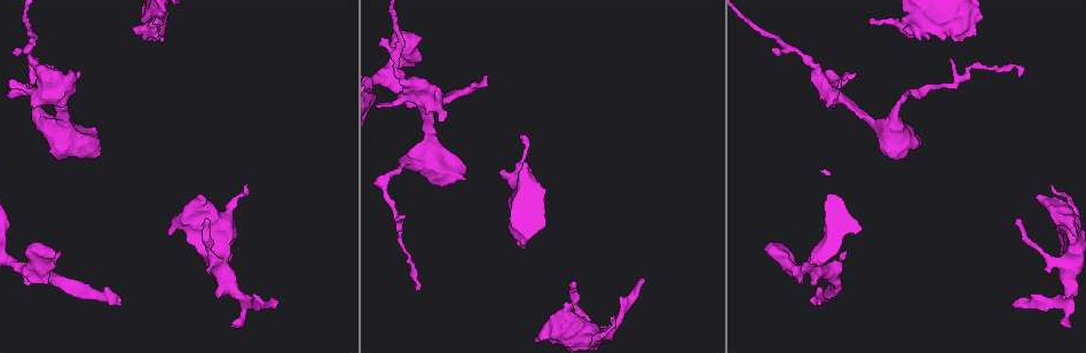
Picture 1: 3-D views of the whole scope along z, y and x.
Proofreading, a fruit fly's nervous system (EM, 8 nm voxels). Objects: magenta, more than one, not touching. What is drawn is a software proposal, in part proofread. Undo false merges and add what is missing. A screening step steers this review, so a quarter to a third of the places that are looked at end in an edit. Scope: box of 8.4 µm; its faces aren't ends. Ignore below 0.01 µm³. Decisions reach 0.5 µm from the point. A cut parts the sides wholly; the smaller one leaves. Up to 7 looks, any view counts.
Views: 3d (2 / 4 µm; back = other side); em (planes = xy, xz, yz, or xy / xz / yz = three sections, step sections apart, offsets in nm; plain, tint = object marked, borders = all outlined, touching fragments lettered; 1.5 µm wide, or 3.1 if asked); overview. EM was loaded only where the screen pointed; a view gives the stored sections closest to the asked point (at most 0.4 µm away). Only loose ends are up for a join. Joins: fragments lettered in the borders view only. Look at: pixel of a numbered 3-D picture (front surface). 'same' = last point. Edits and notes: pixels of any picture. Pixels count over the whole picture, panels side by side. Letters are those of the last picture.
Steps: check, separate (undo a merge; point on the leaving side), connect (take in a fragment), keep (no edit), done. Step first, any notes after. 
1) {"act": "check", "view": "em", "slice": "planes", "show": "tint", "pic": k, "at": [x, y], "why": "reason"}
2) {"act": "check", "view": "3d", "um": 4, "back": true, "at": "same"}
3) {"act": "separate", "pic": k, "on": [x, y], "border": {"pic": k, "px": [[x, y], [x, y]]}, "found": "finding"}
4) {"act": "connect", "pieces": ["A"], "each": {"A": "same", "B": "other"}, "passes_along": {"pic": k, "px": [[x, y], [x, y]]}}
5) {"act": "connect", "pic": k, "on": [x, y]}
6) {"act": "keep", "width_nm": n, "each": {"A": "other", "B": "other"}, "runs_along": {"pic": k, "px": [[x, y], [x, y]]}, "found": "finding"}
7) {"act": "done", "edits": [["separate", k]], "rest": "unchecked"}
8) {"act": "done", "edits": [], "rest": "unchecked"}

{"act": "check", "view": "em", "slice": "xz", "step": 4, "show": "borders", "pic": 1, "at": [411, 67], "why": "an open end"}

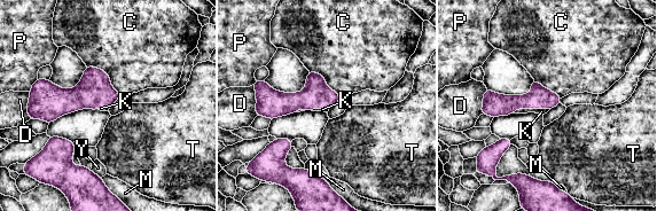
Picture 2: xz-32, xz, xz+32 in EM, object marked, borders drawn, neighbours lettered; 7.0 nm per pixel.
{"act": "connect", "pieces": ["K"], "longest_contact_nm": ["C", 320], "each": {"C": "other", "D": "other", "K": "same", "M": "other", "P": "other", "T": "other", "Y": "other"}, "found": "the cell continues"}

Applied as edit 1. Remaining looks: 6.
{"act": "check", "view": "overview", "why": "redraw"}

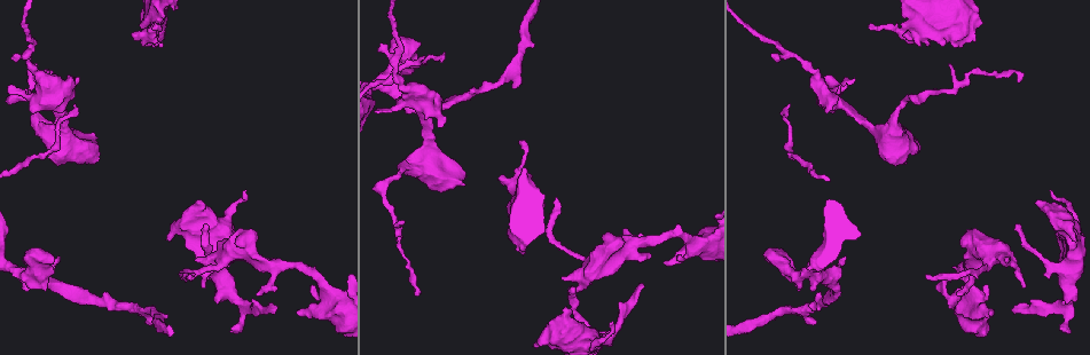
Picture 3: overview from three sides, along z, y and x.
{"act": "check", "view": "em", "slice": "planes", "show": "borders", "pic": 3, "at": [95, 163], "why": "thick end"}

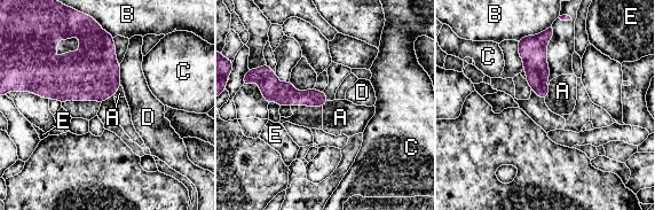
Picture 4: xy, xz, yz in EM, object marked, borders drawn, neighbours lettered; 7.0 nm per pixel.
{"act": "connect", "pieces": ["A"], "longest_contact_nm": ["B", 260], "each": {"A": "same", "B": "other", "C": "other", "D": "other", "E": "other"}, "found": "the cell continues"}

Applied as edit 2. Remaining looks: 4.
{"act": "check", "view": "overview"}

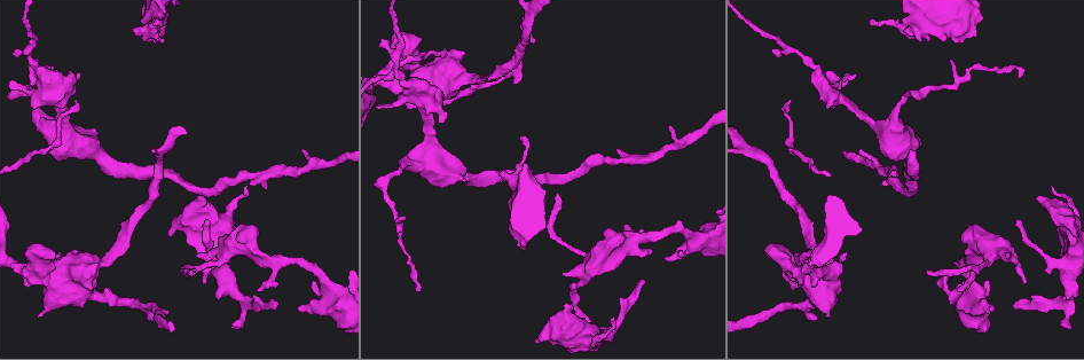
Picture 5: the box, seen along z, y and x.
{"act": "check", "view": "3d", "um": 2, "pic": 5, "at": [523, 139], "why": "branch stops here"}

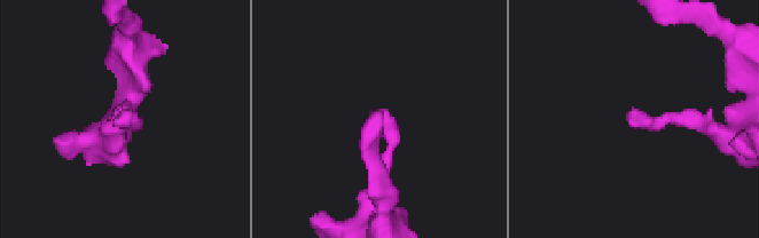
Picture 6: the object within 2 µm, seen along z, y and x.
{"act": "check", "view": "em", "slice": "planes", "show": "borders", "pic": 6, "at": [627, 113], "why": "now the EM"}

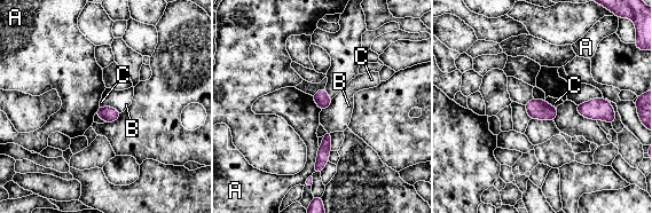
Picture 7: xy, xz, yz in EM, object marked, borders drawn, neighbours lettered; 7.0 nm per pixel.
{"act": "keep", "each": {"A": "other", "B": "other", "C": "other"}, "found": "no lettered fragment goes on from it"}

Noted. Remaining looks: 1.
{"act": "done", "edits": [["connect", 2], ["connect", 4]], "rest": "unchecked"}

